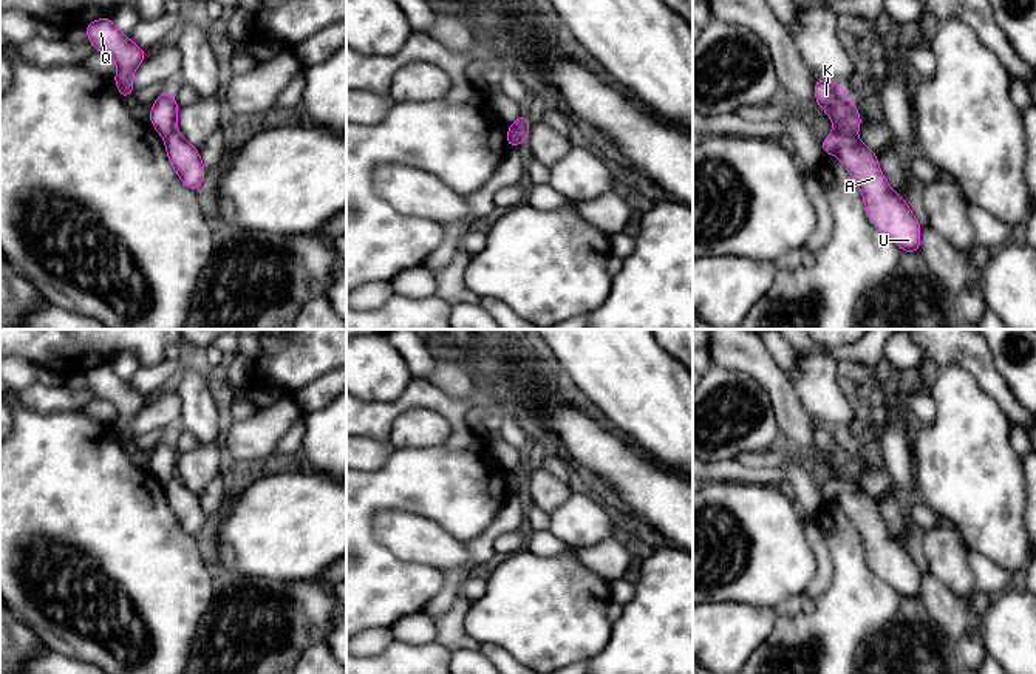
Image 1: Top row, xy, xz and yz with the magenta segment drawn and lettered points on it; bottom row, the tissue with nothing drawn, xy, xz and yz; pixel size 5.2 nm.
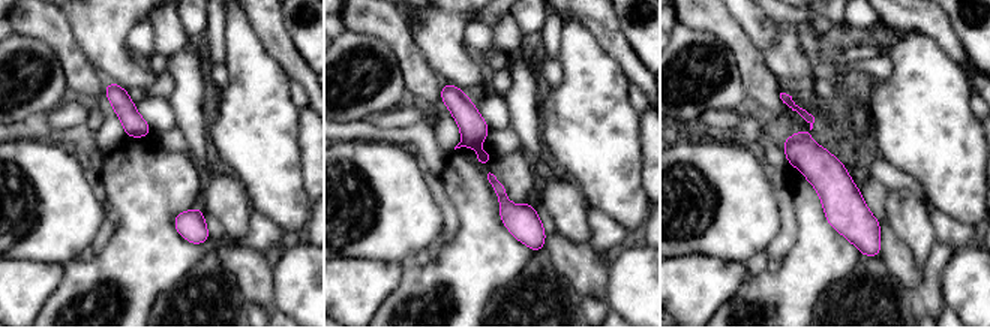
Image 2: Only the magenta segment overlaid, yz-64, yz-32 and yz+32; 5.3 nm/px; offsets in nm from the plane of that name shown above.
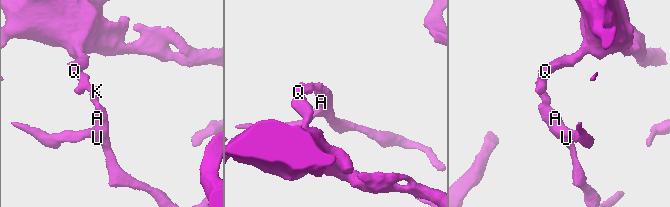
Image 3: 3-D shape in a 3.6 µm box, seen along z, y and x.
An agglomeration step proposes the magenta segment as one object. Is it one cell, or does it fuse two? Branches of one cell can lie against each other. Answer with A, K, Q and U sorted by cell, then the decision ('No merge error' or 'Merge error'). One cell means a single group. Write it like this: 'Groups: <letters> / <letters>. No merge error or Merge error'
Groups: A U / K Q. Merge error

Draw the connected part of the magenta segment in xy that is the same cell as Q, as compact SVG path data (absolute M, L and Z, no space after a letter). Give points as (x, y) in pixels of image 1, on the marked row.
M111 17L99 19L85 28L90 43L104 54L113 57L118 63L114 82L119 94L125 100L133 91L133 73L148 56L128 36L122 34L111 22Z

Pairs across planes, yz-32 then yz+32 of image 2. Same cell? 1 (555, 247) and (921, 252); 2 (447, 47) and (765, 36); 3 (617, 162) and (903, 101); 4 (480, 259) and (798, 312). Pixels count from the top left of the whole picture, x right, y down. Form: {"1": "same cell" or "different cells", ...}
{"1": "different cells", "2": "different cells", "3": "same cell", "4": "same cell"}

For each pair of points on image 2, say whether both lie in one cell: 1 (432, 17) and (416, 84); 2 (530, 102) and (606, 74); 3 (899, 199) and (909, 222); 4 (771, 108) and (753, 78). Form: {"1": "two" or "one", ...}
{"1": "two", "2": "two", "3": "one", "4": "one"}

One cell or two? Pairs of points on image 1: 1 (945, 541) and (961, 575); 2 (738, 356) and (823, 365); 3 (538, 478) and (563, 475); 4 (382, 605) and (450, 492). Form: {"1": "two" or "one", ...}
{"1": "one", "2": "two", "3": "two", "4": "one"}

